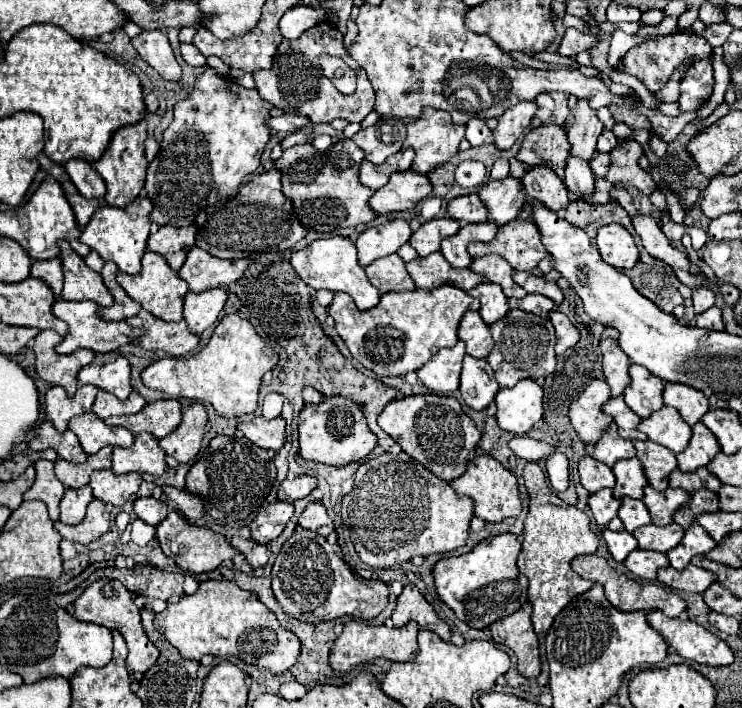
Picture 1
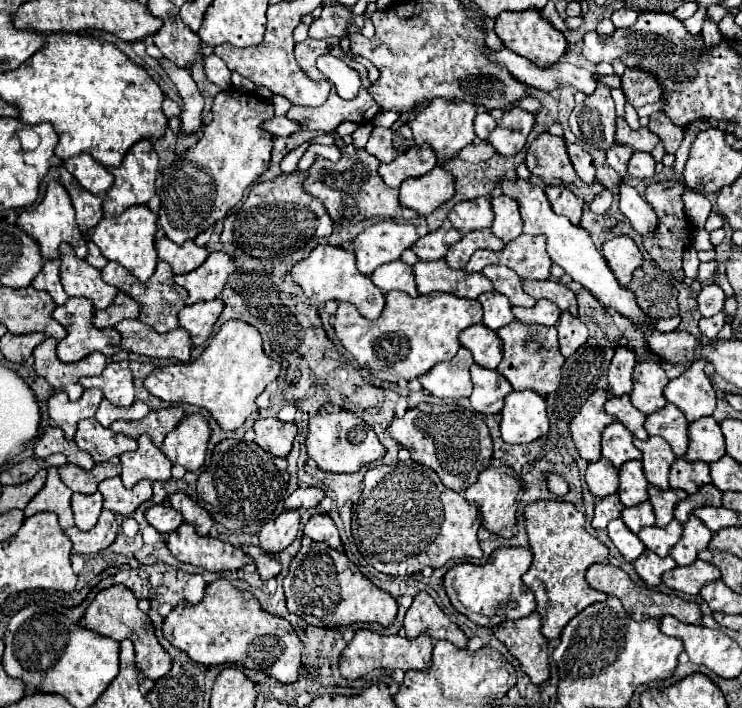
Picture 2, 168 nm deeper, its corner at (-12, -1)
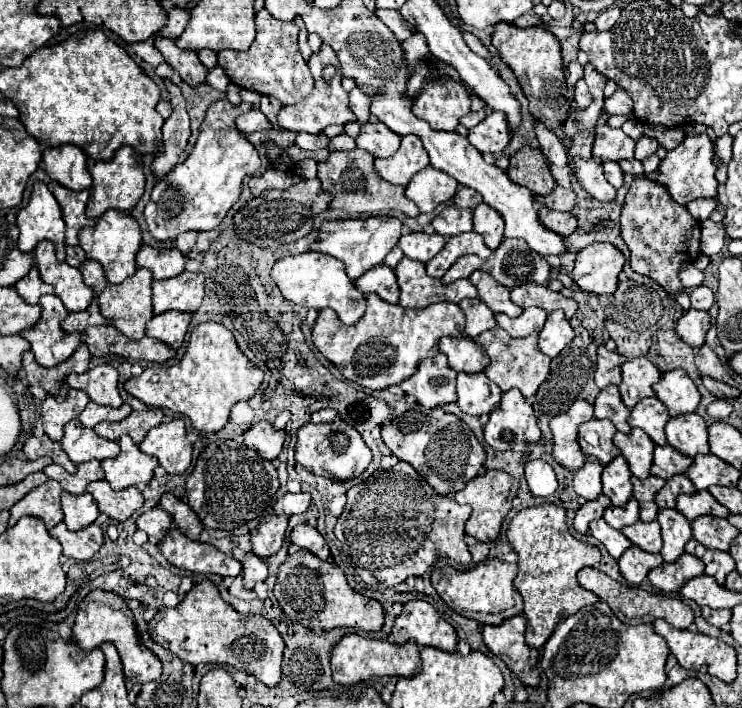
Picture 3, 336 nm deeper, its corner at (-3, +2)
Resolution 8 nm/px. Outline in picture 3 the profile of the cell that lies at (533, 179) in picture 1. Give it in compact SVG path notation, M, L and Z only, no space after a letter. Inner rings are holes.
M539 207L539 223L561 237L569 237L577 227L577 219L571 213L551 211L545 207Z

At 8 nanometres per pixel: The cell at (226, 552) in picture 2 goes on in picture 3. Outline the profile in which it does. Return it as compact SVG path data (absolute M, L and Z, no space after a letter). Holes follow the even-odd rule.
M171 529L159 549L171 565L191 573L215 573L221 577L235 577L241 573L237 559L219 553L209 543L187 539L179 529Z

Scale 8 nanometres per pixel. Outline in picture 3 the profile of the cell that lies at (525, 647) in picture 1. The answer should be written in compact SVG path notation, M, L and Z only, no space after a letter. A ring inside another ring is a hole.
M515 615L505 619L501 625L485 625L483 627L483 643L487 649L497 655L525 687L539 685L539 669L537 669L537 649L527 647L525 643L525 623L523 615Z

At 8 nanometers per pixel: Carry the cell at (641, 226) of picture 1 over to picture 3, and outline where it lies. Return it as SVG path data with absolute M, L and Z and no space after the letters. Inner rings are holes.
M575 157L571 163L573 163L575 179L591 197L595 197L599 201L615 199L617 191L615 191L615 187L611 187L611 183L607 183L601 163L597 163L595 159L581 159L581 157Z

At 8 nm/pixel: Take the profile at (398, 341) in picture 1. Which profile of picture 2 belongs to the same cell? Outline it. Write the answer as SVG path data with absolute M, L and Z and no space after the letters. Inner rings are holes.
M388 292L380 318L364 318L354 304L342 302L336 312L334 330L344 348L362 368L368 368L380 380L412 380L426 374L434 364L450 360L460 350L460 332L482 320L482 306L476 300L458 298L454 294L408 296L404 292Z

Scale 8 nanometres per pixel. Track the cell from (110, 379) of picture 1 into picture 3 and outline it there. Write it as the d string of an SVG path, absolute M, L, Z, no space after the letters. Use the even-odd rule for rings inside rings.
M101 363L81 375L69 373L67 383L73 389L83 389L93 403L99 405L109 405L109 407L119 407L121 395L117 391L117 369L109 363Z

